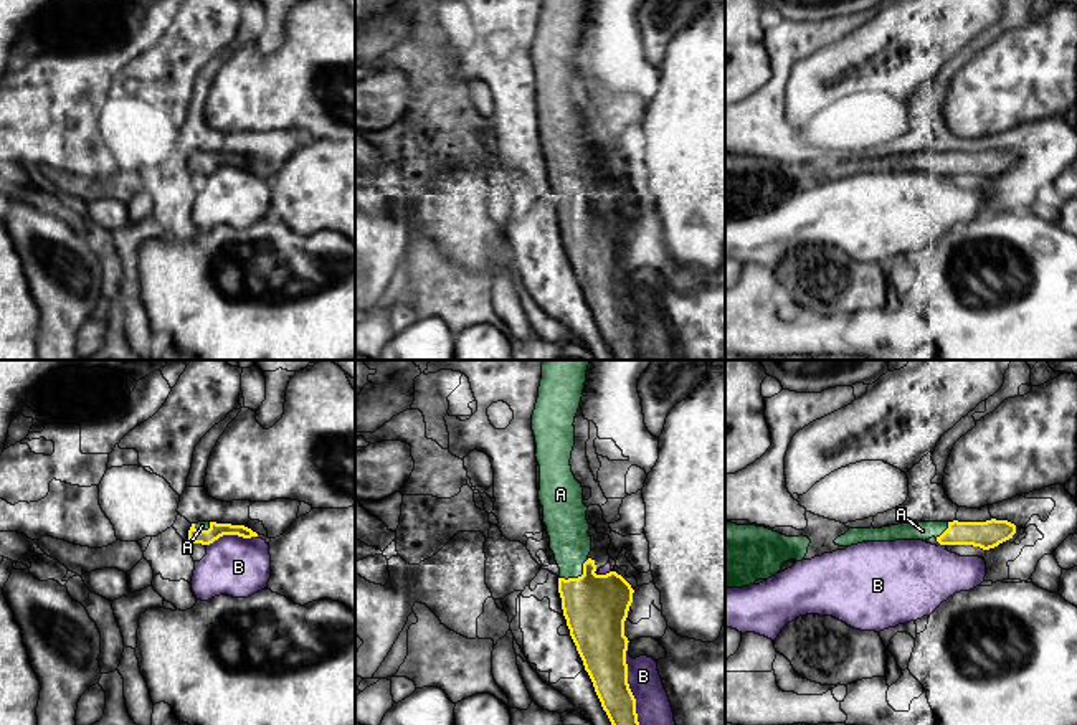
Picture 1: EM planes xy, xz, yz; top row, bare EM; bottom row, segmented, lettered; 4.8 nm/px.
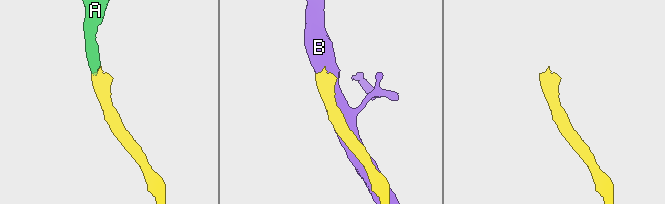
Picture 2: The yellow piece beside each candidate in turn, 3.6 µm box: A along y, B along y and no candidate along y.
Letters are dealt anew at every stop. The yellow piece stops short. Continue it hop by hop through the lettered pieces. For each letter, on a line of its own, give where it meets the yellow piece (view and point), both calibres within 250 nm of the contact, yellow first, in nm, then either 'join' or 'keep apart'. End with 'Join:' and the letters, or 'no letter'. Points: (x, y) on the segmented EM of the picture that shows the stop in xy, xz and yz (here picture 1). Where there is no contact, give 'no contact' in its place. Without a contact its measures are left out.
A: xz (578, 577) | 320/200 nm | join
B: xz (626, 682) | 240/170 nm | keep apart
Join: A

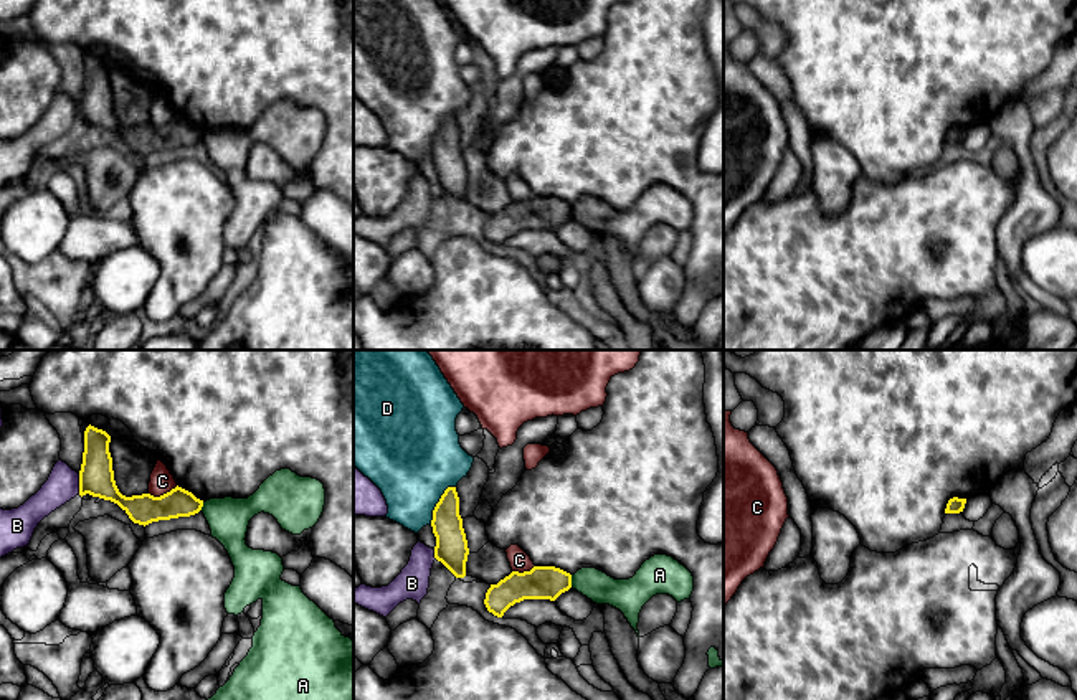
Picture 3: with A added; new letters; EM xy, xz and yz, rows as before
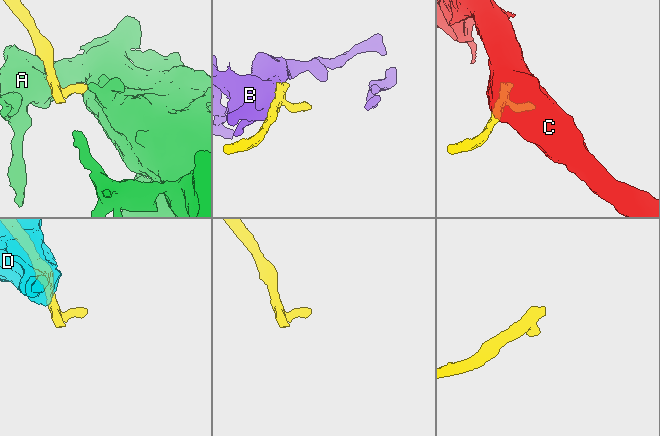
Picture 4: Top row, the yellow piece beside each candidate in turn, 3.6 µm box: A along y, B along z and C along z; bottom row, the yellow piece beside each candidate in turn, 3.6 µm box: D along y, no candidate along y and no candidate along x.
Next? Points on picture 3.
A: xz (570, 581) | 160/150 nm | keep apart
B: xy (80, 484) | 180/160 nm | keep apart
C: xy (164, 494) | 150/110 nm | keep apart
D: xz (438, 502) | 160/440 nm | keep apart
Join: no letter

